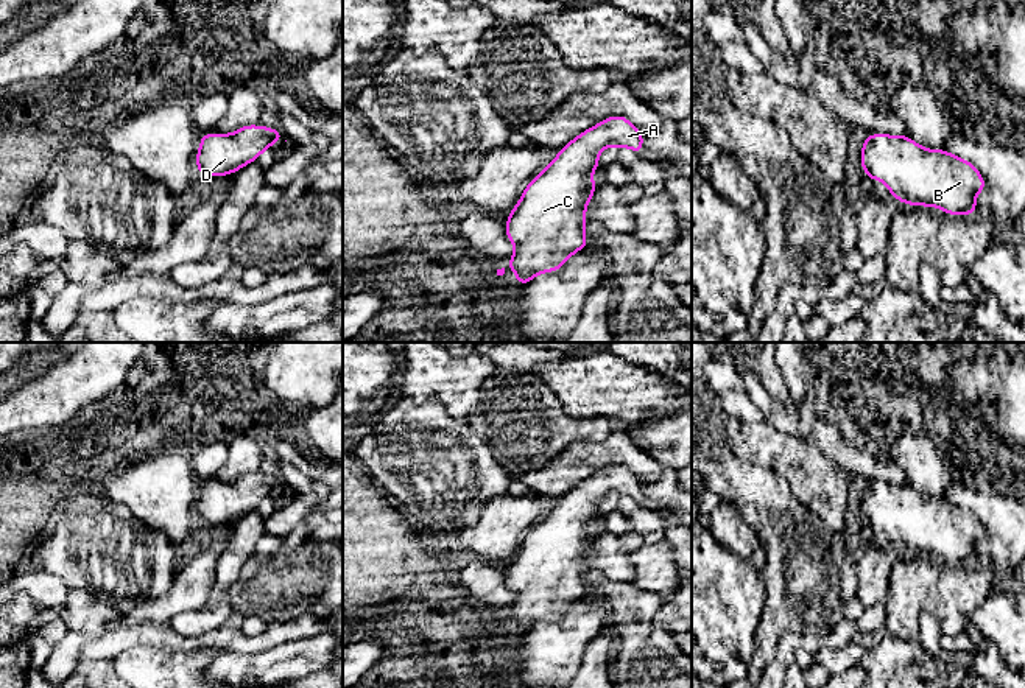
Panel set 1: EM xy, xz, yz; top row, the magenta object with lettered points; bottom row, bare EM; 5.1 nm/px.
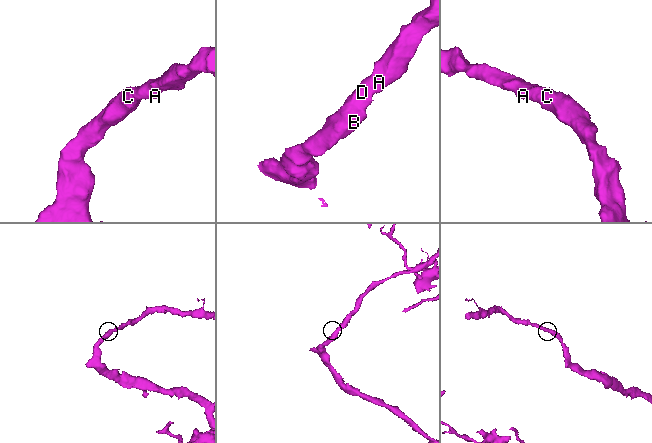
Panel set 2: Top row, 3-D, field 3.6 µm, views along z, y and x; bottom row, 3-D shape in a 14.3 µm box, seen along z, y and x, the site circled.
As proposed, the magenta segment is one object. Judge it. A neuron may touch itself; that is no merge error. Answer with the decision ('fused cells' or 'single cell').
single cell

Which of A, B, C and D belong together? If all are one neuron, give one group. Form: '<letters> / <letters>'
A B C D

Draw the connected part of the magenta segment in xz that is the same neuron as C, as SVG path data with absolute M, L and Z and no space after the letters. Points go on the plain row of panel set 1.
M614 464L578 483L561 497L555 509L525 535L517 554L506 563L505 584L516 595L516 601L505 616L497 618L497 624L503 624L506 616L512 616L517 623L516 634L523 635L539 621L556 621L575 601L587 596L586 554L598 537L589 523L600 518L598 504L608 495L631 497L640 504L642 484L643 481L626 465Z

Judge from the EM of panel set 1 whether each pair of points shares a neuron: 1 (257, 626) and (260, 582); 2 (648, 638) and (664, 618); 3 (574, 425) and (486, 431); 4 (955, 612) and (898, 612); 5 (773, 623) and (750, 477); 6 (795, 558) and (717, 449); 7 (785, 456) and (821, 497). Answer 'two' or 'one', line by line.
1: two
2: two
3: one
4: one
5: one
6: one
7: one

